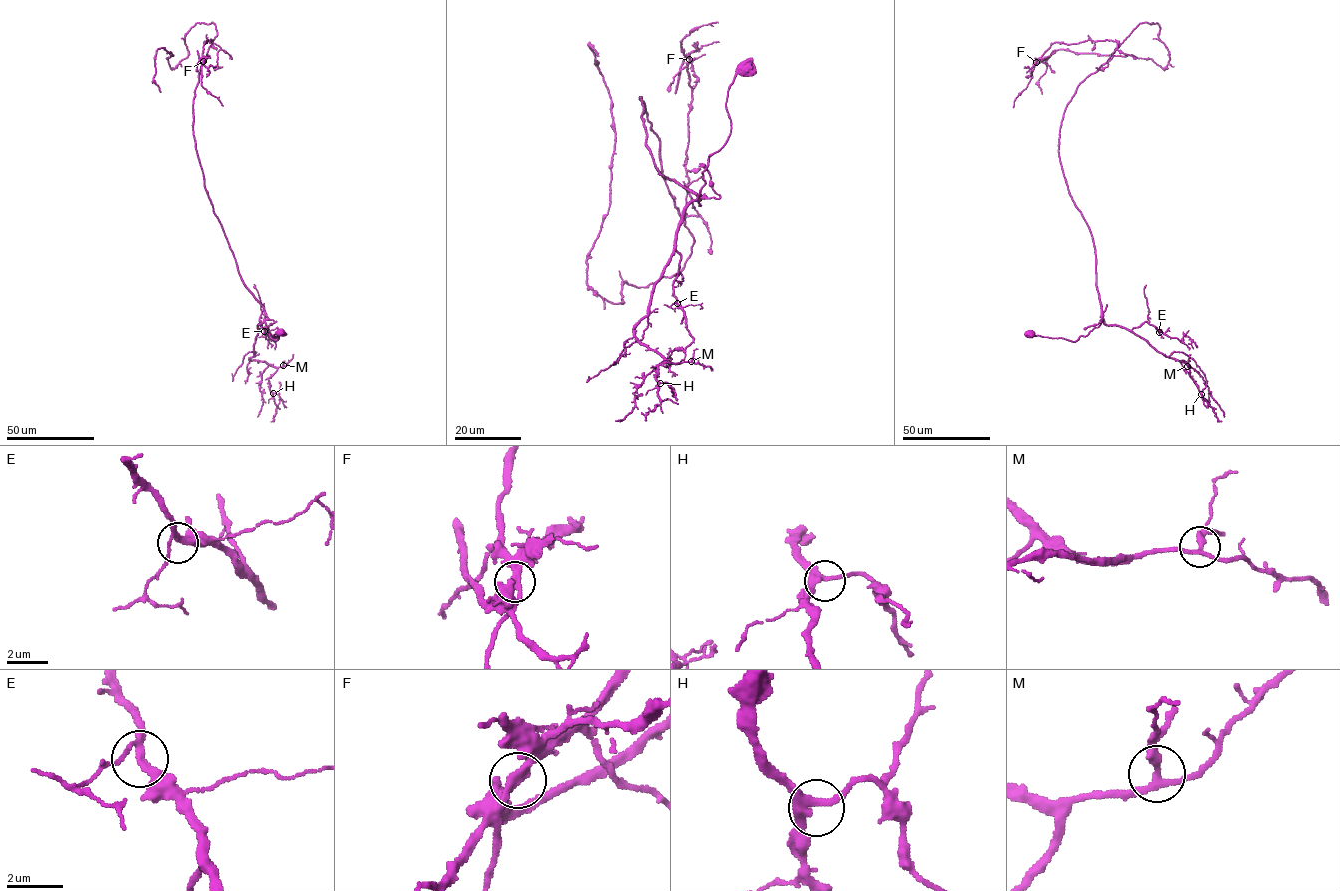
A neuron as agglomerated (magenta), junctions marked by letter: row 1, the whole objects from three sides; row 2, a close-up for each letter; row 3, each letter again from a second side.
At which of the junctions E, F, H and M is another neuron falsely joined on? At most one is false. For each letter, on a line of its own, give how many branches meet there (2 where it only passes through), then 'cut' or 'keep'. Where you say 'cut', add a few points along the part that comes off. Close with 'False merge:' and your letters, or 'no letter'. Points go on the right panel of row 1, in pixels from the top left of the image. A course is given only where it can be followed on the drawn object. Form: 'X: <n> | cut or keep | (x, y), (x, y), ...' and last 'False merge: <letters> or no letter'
E: 3 | keep
F: 3 | cut | (1036, 62), (1055, 51)
H: 3 | keep
M: 3 | keep
False merge: F

